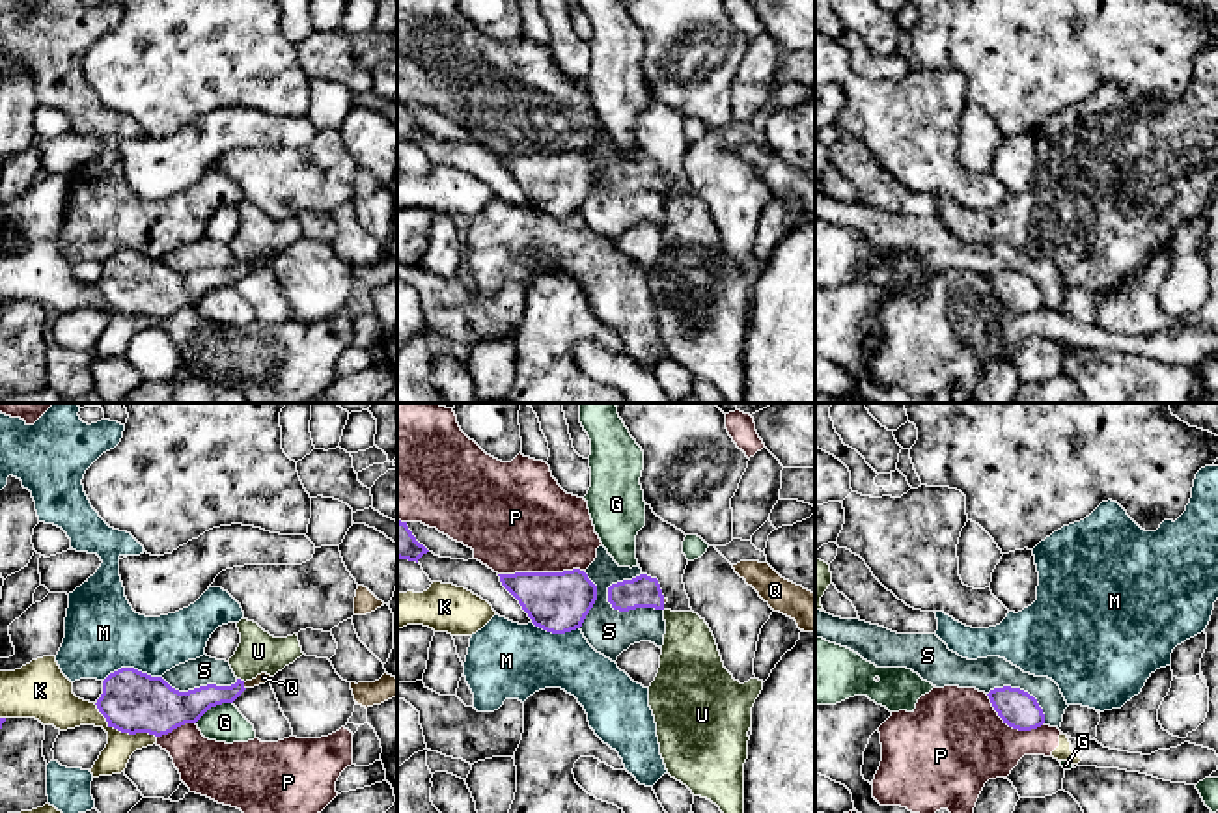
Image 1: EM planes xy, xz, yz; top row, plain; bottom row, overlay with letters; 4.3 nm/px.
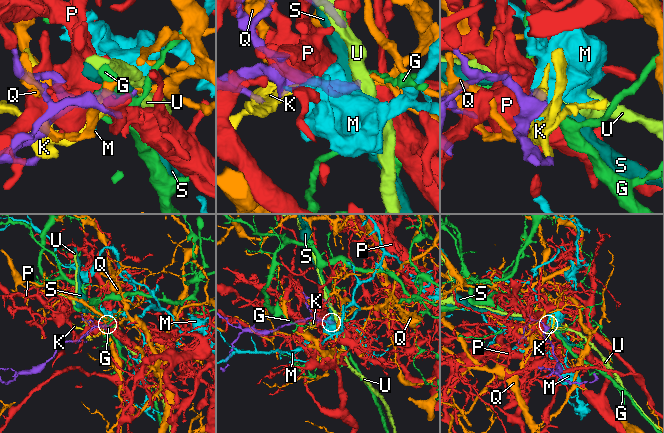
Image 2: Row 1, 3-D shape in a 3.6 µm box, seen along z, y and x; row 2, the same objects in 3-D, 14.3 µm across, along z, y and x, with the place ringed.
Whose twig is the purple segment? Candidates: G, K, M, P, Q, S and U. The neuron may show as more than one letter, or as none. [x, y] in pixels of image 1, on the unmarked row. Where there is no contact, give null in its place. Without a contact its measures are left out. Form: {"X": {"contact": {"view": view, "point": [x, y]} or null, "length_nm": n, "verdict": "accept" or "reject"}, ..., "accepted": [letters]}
{"G": {"contact": {"view": "xy", "point": [213, 288]}, "length_nm": 190, "verdict": "reject"}, "K": {"contact": {"view": "xy", "point": [122, 314]}, "length_nm": 300, "verdict": "reject"}, "M": {"contact": {"view": "xy", "point": [131, 250]}, "length_nm": 260, "verdict": "reject"}, "P": {"contact": {"view": "xz", "point": [539, 155]}, "length_nm": 360, "verdict": "reject"}, "Q": {"contact": {"view": "xy", "point": [243, 269]}, "length_nm": 30, "verdict": "accept"}, "S": {"contact": {"view": "xz", "point": [629, 191]}, "length_nm": 260, "verdict": "reject"}, "U": {"contact": {"view": "xy", "point": [239, 261]}, "length_nm": 40, "verdict": "reject"}, "accepted": ["Q"]}

